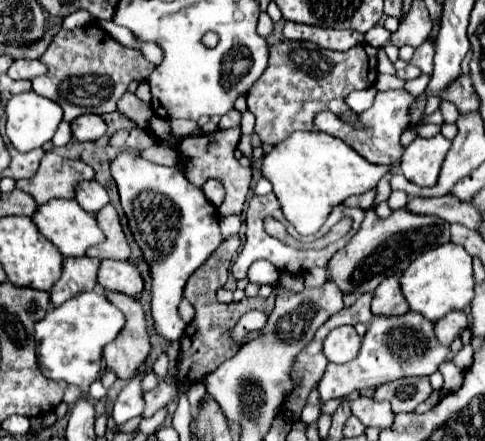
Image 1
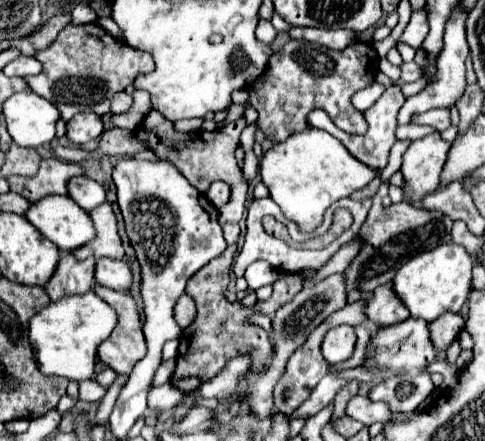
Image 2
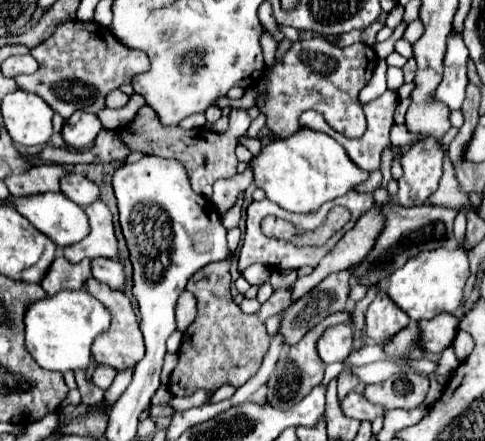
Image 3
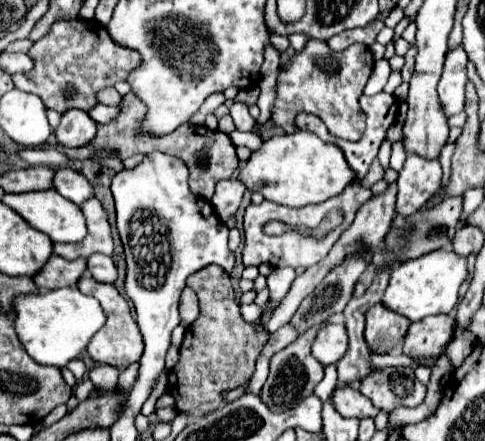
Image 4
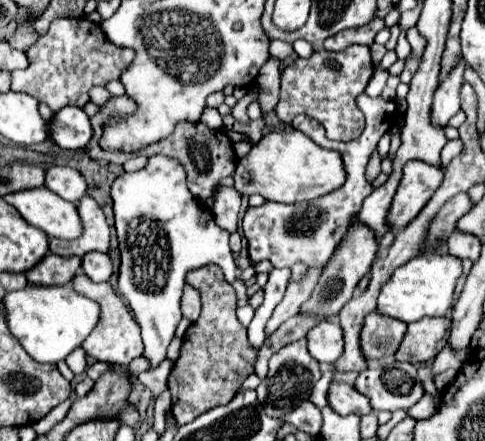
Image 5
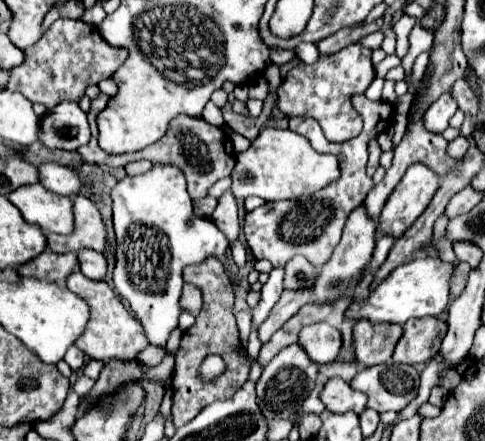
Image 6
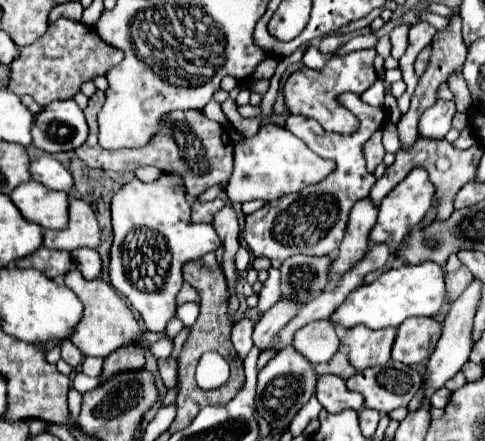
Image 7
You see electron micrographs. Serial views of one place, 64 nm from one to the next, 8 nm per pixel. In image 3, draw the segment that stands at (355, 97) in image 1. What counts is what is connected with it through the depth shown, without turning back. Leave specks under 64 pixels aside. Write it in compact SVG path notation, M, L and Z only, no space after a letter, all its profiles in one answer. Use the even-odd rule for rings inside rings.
M380 58L370 82L360 92L360 102L362 104L370 102L370 100L374 100L374 98L378 98L380 94L386 92L386 70L388 70L388 64L386 64L384 58Z

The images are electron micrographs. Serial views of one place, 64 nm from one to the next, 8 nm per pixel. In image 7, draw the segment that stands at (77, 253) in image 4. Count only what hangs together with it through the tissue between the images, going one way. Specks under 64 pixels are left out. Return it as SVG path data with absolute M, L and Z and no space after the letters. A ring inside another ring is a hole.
M70 198L68 208L68 228L64 230L44 230L44 246L52 250L74 250L80 246L98 248L100 244L100 226L90 204L78 198Z

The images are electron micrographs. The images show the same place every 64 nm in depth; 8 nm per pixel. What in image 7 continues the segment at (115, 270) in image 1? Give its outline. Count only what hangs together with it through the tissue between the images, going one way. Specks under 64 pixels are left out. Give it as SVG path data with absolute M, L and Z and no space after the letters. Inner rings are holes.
M76 248L76 250L72 250L72 260L88 280L94 280L94 278L100 276L102 262L100 262L100 256L98 256L96 250L92 250L92 248Z

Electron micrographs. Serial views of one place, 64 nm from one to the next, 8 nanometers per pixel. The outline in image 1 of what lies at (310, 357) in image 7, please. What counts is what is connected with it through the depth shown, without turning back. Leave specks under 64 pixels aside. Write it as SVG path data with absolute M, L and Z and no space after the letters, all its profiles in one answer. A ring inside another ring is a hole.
M340 326L334 328L324 340L324 356L334 364L350 362L358 356L360 350L360 336L356 334L354 326Z

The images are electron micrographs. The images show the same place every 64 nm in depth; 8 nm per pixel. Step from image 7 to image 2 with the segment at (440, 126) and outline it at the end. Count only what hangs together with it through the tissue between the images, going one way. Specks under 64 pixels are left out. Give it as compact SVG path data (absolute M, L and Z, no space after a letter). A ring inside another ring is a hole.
M460 6L454 8L448 24L446 24L446 32L444 32L444 48L438 56L438 74L434 78L434 82L424 88L420 94L406 98L404 106L398 112L398 124L404 124L404 118L410 116L410 112L418 110L418 112L426 112L430 108L452 108L456 106L456 100L464 94L466 88L466 72L464 72L464 60L468 56L468 44L466 44L466 34L464 34L464 20L466 14L460 12Z

